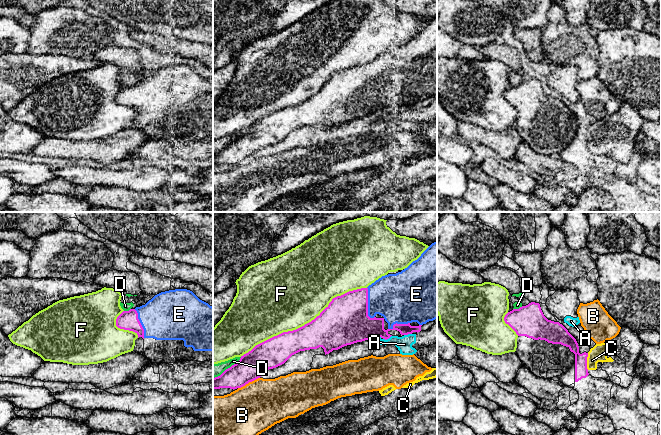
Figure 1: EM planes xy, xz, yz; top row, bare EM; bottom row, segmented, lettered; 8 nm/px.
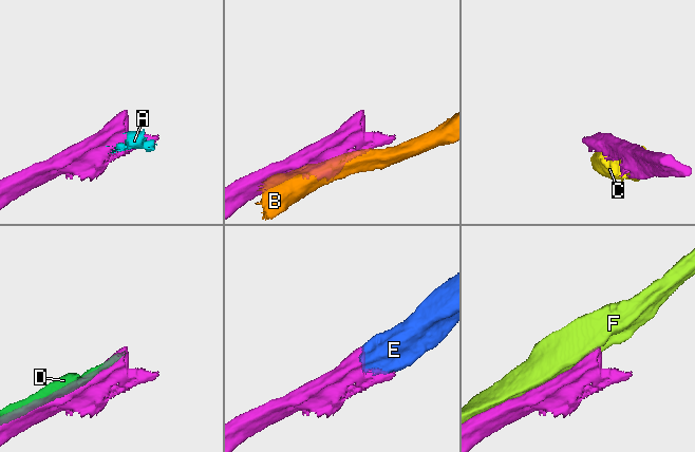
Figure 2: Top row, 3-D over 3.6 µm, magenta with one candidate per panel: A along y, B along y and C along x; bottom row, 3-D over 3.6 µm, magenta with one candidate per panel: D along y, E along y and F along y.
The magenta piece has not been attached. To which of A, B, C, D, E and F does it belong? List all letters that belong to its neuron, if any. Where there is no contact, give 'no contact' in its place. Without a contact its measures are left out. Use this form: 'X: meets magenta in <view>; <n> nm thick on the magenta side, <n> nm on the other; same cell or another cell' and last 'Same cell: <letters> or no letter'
A: meets magenta in xz; 240 nm thick on the magenta side, 130 nm on the other; another cell
B: meets magenta in xz; 220 nm thick on the magenta side, 400 nm on the other; another cell
C: meets magenta in yz; 110 nm thick on the magenta side, 140 nm on the other; another cell
D: meets magenta in xz; 220 nm thick on the magenta side, 110 nm on the other; another cell
E: meets magenta in xz; 380 nm thick on the magenta side, 380 nm on the other; same cell
F: meets magenta in xz; 340 nm thick on the magenta side, 500 nm on the other; another cell
Same cell: E

